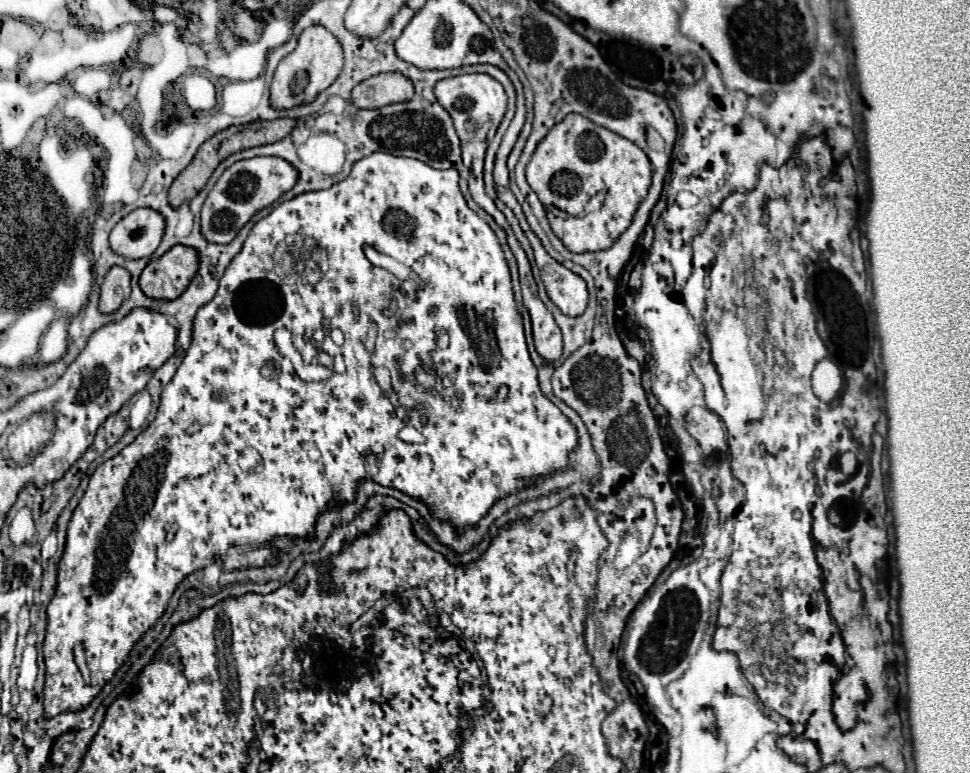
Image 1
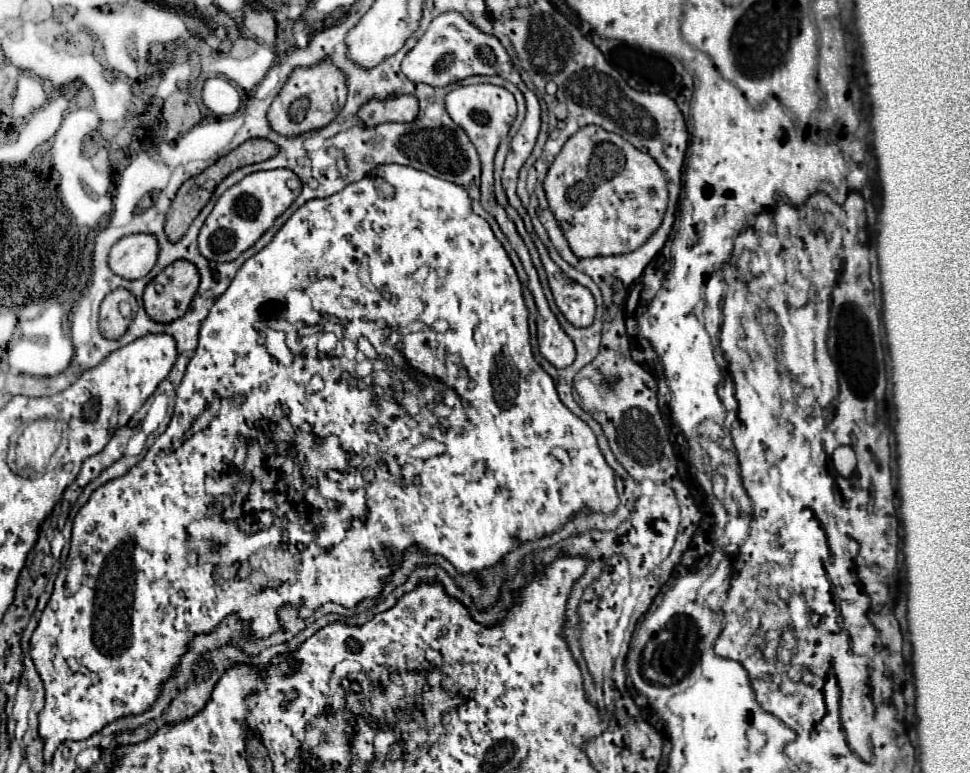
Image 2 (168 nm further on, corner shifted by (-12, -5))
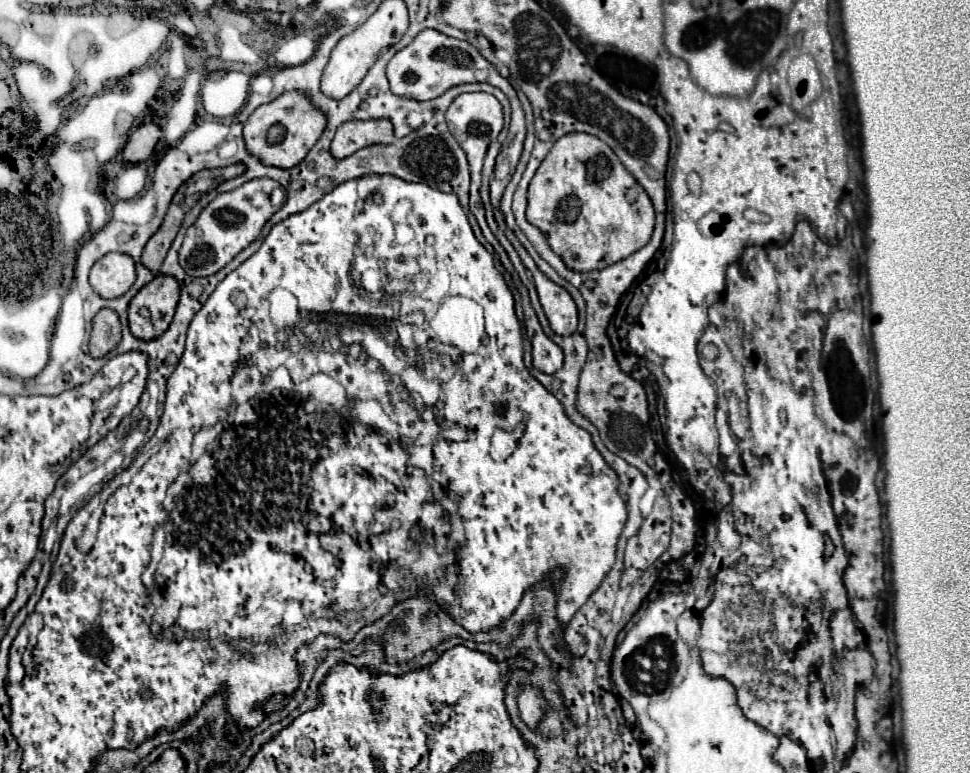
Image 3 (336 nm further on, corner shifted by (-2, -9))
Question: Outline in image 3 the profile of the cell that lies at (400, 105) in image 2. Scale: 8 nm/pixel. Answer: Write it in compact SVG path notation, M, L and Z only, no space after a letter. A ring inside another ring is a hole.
M385 118L381 120L351 120L341 124L337 130L333 142L331 142L331 154L335 158L345 158L359 148L371 146L371 144L393 144L395 132L393 124Z

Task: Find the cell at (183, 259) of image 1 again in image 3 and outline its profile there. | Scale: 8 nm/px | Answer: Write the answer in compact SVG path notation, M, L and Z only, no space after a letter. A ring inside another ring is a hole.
M157 274L145 284L129 304L129 326L133 336L141 340L153 340L161 336L179 304L181 286L173 276Z

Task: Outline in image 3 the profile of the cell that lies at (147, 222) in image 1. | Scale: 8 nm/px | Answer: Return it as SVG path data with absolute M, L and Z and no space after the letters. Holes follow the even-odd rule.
M109 252L93 264L89 282L103 298L117 298L133 286L135 276L135 260L129 254Z

